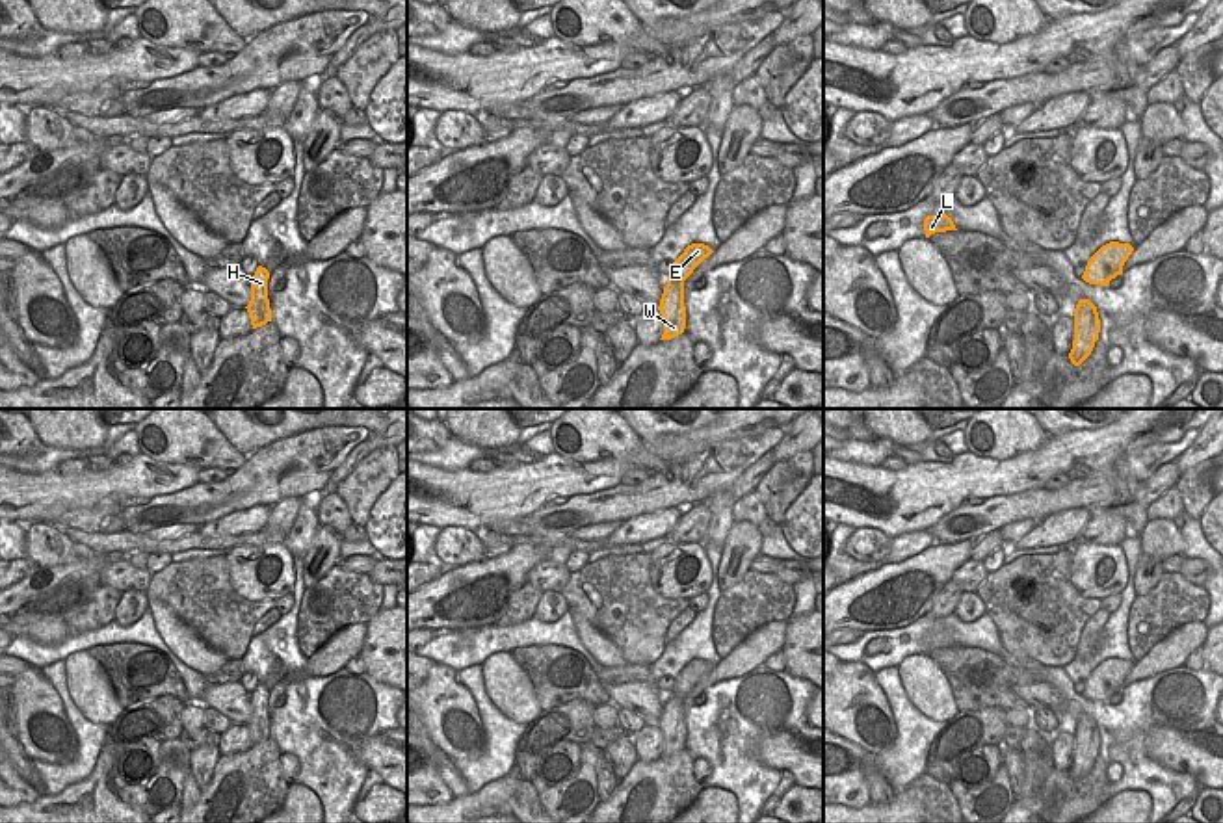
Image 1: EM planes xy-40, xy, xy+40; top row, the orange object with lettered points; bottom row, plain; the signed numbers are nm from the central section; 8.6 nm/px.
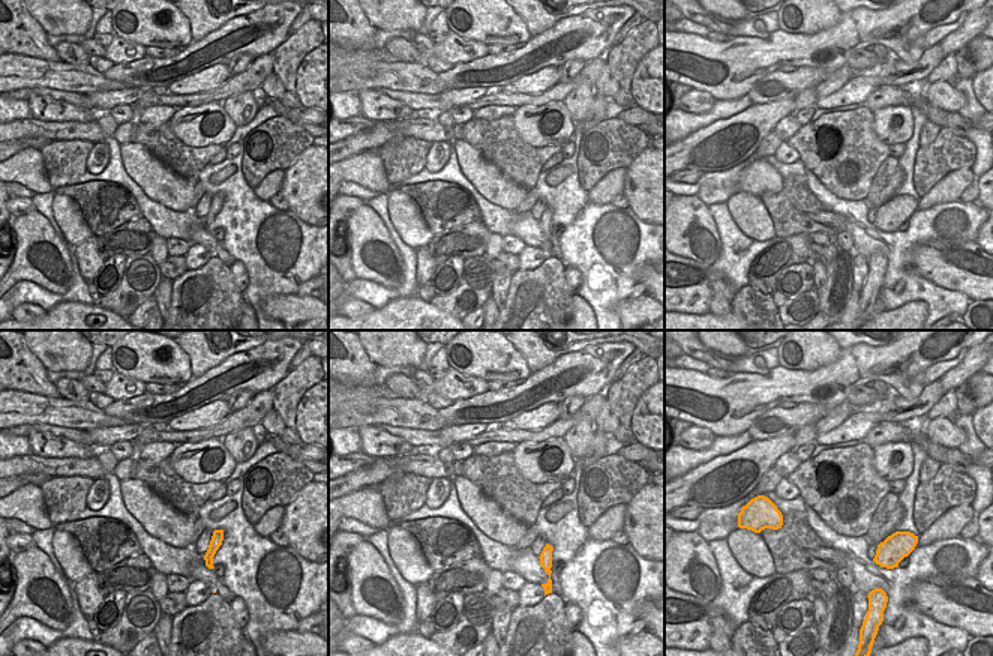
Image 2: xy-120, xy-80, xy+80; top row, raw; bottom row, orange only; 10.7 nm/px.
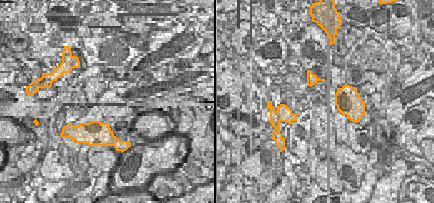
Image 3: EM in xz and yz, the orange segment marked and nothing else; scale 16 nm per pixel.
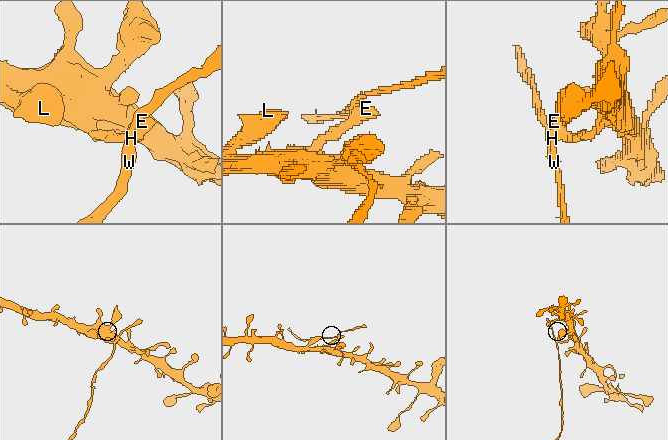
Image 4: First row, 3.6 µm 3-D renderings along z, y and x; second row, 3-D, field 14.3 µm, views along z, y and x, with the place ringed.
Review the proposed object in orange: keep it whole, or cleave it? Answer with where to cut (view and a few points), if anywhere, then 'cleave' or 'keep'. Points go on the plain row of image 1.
cut in xy along (670, 692), (683, 699); cleave

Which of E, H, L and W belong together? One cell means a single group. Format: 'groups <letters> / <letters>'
groups E L / H W

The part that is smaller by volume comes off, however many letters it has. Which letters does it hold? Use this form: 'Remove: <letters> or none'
Remove: H, W

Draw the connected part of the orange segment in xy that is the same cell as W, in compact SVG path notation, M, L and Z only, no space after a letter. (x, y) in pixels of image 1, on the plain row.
M667 693L664 710L658 723L664 734L664 751L660 756L671 756L684 749L686 745L686 723L684 723L684 699Z

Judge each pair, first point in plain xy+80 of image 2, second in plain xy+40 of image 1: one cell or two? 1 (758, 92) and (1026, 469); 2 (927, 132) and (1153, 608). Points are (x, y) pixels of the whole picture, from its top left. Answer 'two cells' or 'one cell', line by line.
1: two cells
2: two cells

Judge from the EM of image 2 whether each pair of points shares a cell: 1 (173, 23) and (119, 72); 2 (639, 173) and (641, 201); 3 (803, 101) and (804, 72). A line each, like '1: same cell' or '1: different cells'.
1: different cells
2: same cell
3: different cells

